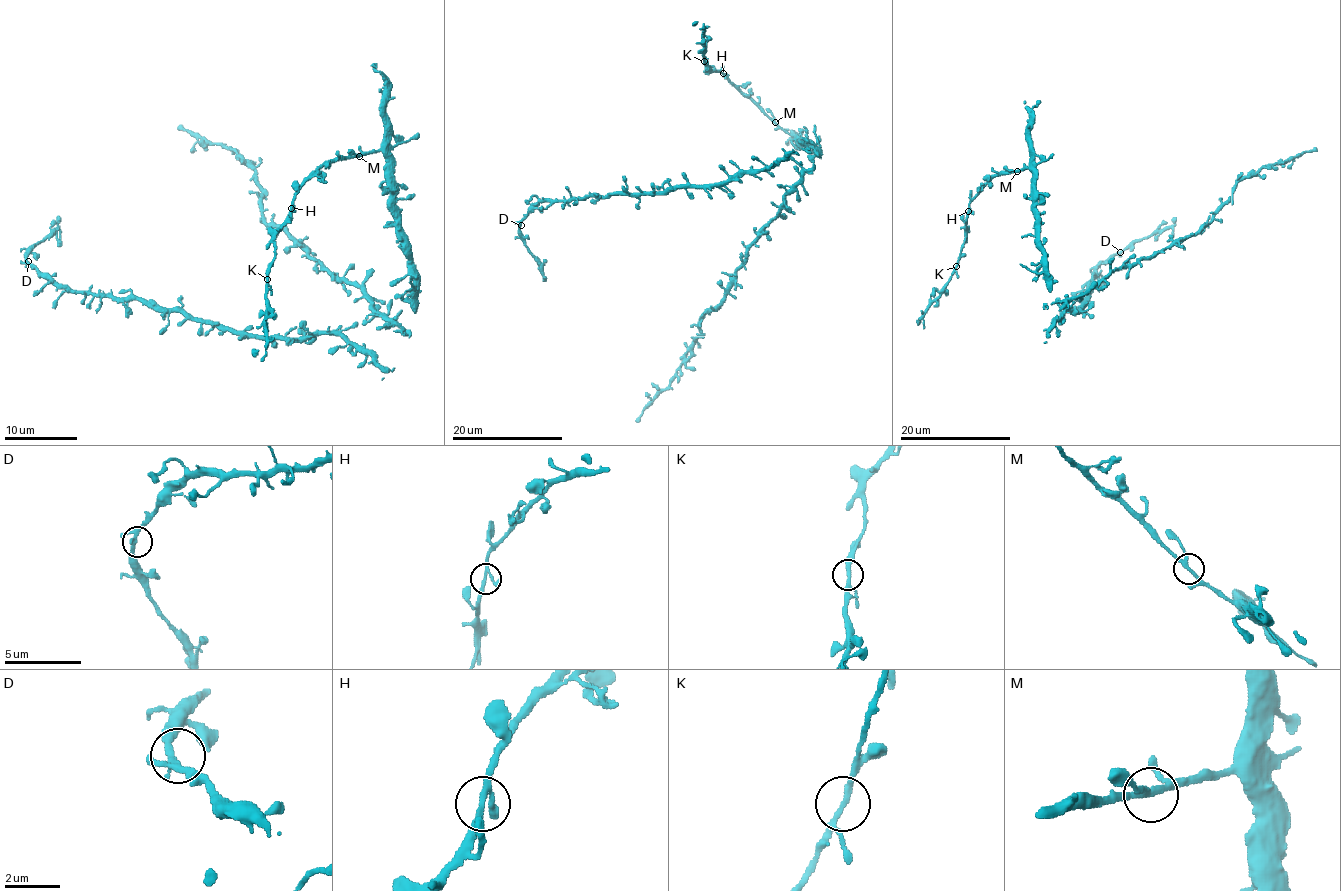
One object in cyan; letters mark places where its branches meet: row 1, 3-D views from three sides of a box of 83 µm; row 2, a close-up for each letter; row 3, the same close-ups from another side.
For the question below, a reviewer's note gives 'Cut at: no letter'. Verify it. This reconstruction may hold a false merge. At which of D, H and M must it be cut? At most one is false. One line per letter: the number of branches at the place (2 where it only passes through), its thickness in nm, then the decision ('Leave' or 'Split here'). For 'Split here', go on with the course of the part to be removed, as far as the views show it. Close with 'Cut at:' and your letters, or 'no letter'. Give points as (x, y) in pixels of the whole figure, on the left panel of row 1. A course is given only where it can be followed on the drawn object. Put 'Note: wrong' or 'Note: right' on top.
Note: right
D: Branches: 3. Thickness 240 nm. Leave
H: Branches: 3. Thickness 180 nm. Leave
M: Branches: 3. Thickness 200 nm. Leave
Cut at: no letter

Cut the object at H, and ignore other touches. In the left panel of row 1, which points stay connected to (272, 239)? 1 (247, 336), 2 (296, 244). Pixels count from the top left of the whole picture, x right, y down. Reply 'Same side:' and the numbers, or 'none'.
Same side: none

